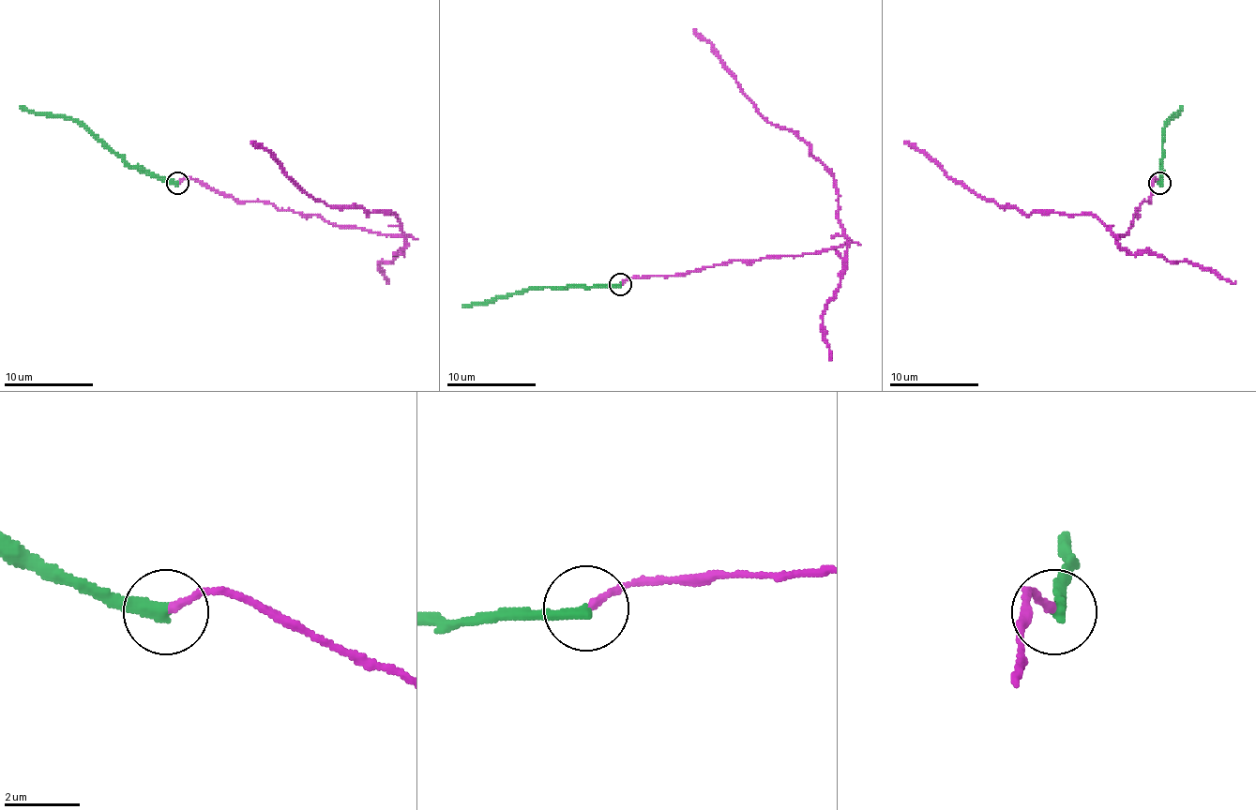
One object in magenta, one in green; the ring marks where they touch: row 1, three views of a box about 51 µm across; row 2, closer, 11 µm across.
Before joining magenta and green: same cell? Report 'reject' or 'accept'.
reject

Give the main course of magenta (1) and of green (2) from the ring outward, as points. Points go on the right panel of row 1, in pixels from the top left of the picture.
1: (1159, 184), (1153, 179), (1149, 202), (1135, 210), (1125, 234), (1115, 234), (1091, 215), (1002, 208), (904, 143)
2: (1159, 184), (1162, 130), (1182, 106)

